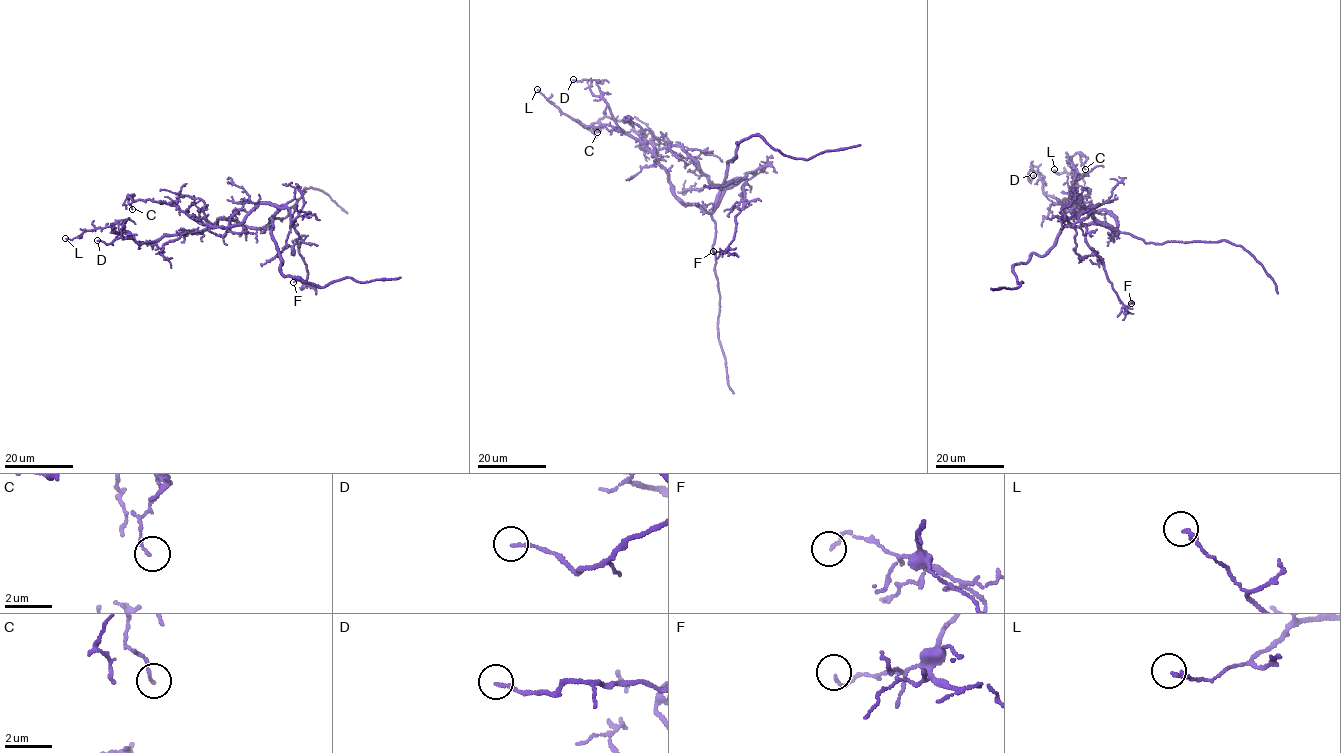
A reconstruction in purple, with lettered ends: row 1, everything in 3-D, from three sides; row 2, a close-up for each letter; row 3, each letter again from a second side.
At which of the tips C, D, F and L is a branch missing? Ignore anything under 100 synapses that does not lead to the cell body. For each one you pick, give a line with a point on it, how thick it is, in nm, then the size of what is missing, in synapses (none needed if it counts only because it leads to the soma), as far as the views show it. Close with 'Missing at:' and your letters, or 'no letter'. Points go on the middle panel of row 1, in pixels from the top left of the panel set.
Missing at: no letter

